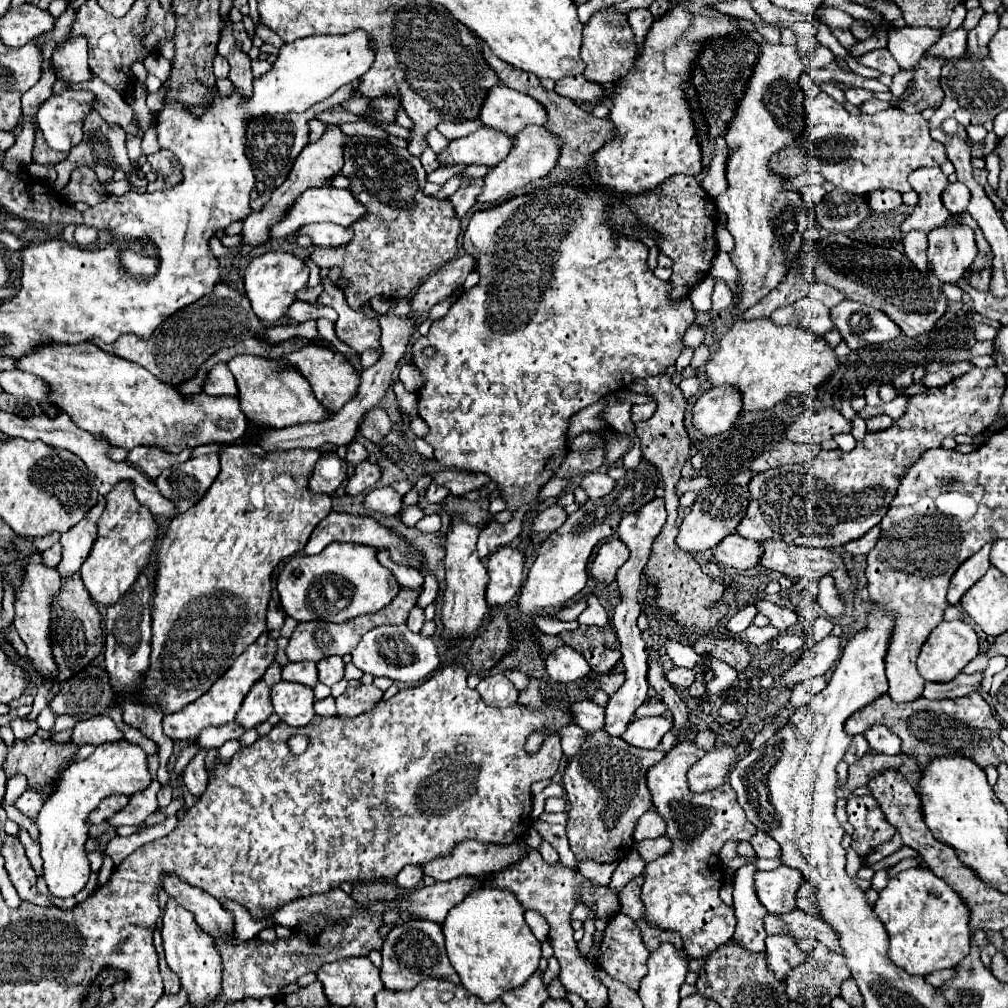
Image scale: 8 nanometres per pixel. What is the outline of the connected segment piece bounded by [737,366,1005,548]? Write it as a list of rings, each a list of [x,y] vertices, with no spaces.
[[[997,366],[987,370],[973,368],[961,378],[949,382],[943,388],[931,388],[927,394],[915,394],[905,410],[905,416],[895,420],[891,428],[883,432],[865,434],[861,442],[851,452],[843,450],[821,450],[813,462],[807,464],[789,464],[781,468],[773,468],[761,474],[755,474],[749,482],[751,502],[747,506],[747,514],[743,522],[737,526],[737,534],[749,540],[783,540],[787,544],[803,544],[811,548],[833,548],[837,544],[847,544],[851,540],[861,538],[867,530],[877,526],[885,516],[901,476],[929,450],[939,448],[943,438],[955,434],[979,434],[983,432],[999,412],[999,402],[1005,390],[1005,376]]]

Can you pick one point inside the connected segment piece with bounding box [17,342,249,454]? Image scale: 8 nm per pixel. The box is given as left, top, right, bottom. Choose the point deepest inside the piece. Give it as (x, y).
(104, 394)

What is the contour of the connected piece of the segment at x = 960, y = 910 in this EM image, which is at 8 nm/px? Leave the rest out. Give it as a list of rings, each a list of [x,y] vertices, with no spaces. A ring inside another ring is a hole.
[[[909,868],[899,872],[875,902],[875,914],[889,934],[889,958],[909,974],[927,976],[935,970],[953,968],[969,954],[969,918],[963,898],[929,868]]]

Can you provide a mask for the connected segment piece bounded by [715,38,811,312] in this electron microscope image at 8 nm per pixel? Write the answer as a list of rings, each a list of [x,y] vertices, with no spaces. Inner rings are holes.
[[[761,38],[757,42],[759,54],[747,80],[747,90],[735,106],[735,118],[727,134],[723,134],[731,150],[725,164],[727,190],[715,198],[717,208],[727,214],[727,230],[735,238],[731,262],[741,272],[741,290],[737,294],[739,312],[757,304],[781,282],[789,270],[789,262],[801,250],[803,232],[811,226],[809,204],[801,190],[785,190],[789,178],[771,170],[771,158],[779,150],[793,146],[799,134],[803,134],[805,94],[799,78],[811,60],[797,46],[769,44]]]

